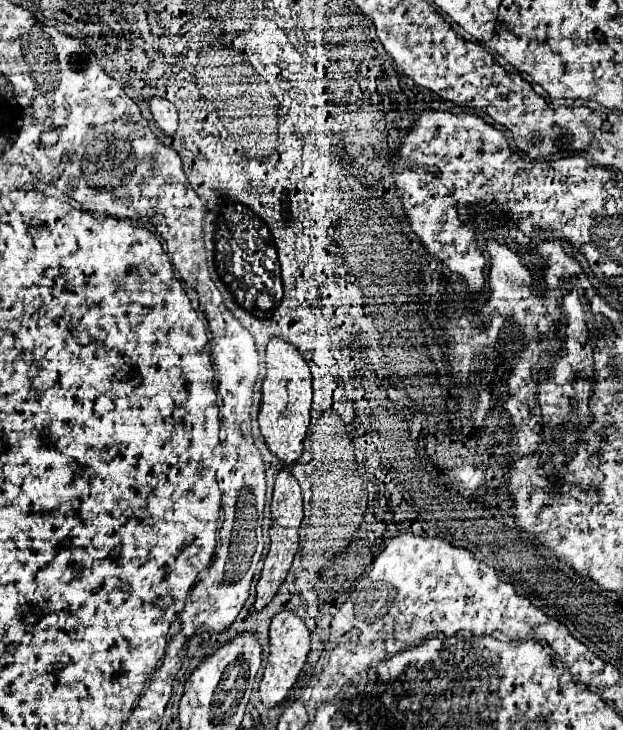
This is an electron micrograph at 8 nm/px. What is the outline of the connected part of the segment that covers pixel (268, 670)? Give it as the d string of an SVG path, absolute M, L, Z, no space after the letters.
M292 610L278 612L270 624L270 654L268 654L268 664L264 668L264 676L260 682L260 700L264 702L266 708L272 708L286 698L288 690L294 686L306 662L308 650L310 650L310 630L306 628L304 618L300 618Z

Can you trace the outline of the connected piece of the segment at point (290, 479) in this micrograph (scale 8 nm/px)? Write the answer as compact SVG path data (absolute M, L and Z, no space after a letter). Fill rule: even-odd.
M284 468L276 476L274 496L272 496L270 510L272 510L270 550L268 550L268 556L264 560L264 568L262 568L262 574L260 574L260 580L258 580L254 610L264 608L274 598L274 594L278 592L280 584L284 582L284 578L286 578L286 574L288 574L288 570L292 566L294 554L298 550L298 528L300 528L300 522L302 522L302 516L304 516L304 510L302 510L302 490L300 490L300 484L296 482L296 478L288 470L284 470Z

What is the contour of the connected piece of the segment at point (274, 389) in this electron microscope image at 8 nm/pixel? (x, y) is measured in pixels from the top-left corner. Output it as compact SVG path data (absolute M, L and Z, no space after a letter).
M272 336L266 346L266 378L262 382L262 404L258 422L268 448L278 456L280 464L292 464L302 454L302 440L310 424L312 374L302 352L282 336Z

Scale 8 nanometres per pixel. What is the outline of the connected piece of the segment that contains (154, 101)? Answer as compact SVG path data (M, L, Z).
M158 96L150 98L148 104L150 104L150 112L152 112L156 124L166 134L172 134L176 130L176 126L178 126L178 110L176 110L176 106L172 102L168 102L166 98L158 98Z

